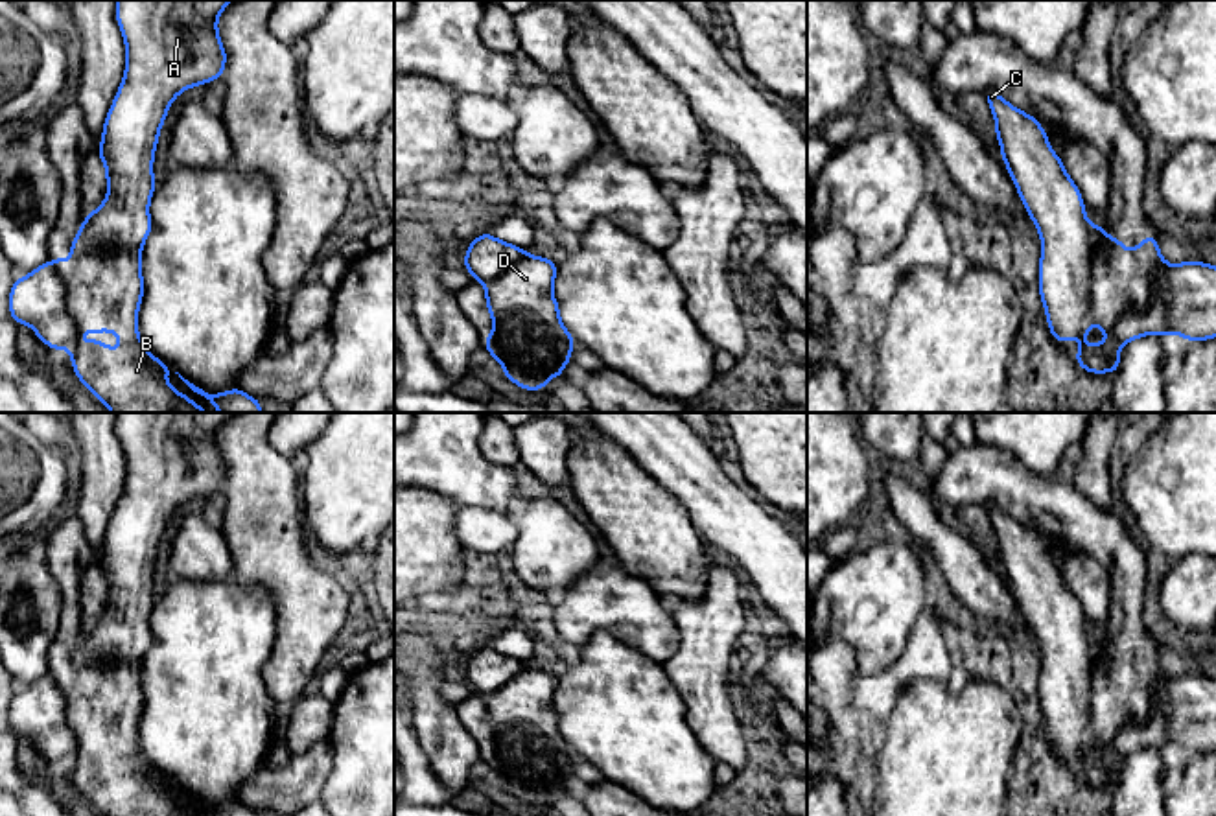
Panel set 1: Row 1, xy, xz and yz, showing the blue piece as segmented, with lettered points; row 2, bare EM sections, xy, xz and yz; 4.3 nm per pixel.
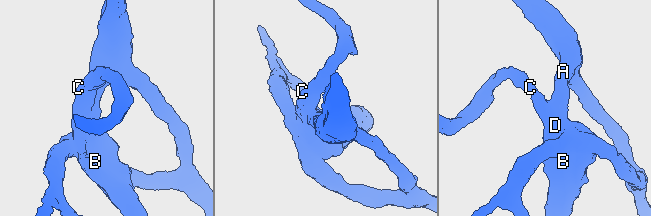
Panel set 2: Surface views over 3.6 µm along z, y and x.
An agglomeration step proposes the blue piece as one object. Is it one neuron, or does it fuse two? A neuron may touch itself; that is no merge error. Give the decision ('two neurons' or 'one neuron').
one neuron

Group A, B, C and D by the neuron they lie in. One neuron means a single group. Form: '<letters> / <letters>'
A B C D

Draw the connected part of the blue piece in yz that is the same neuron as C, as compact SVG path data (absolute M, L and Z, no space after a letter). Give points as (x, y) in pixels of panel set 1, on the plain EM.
M995 503L984 507L997 536L999 567L1041 650L1039 707L1056 755L1085 752L1094 733L1105 753L1080 757L1074 772L1085 785L1115 787L1120 761L1142 748L1175 746L1187 753L1216 750L1216 680L1190 672L1172 678L1161 669L1153 648L1128 663L1102 637L1091 637L1083 610L1037 530L1019 523Z

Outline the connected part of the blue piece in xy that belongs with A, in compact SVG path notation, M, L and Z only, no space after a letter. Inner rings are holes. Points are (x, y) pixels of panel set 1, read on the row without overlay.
M116 413L116 435L125 455L125 484L103 536L98 567L105 578L107 610L90 624L70 658L70 672L57 669L22 691L9 705L9 728L28 737L52 763L68 763L79 794L103 816L193 816L177 805L166 787L175 785L157 772L138 746L138 722L144 709L142 661L153 641L149 615L155 604L153 573L158 547L173 512L214 492L223 492L227 464L217 444L217 431L234 413ZM81 744L114 744L120 764L101 753L79 753Z

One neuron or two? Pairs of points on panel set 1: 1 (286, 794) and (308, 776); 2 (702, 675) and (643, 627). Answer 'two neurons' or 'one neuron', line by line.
1: one neuron
2: two neurons

